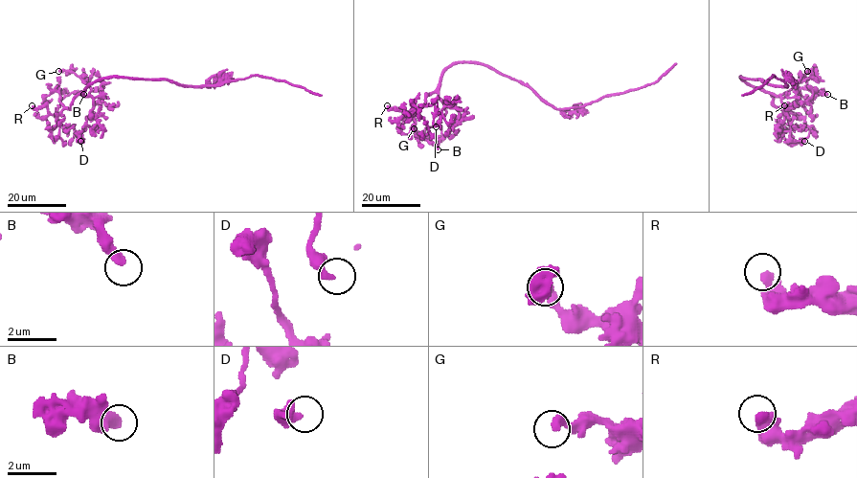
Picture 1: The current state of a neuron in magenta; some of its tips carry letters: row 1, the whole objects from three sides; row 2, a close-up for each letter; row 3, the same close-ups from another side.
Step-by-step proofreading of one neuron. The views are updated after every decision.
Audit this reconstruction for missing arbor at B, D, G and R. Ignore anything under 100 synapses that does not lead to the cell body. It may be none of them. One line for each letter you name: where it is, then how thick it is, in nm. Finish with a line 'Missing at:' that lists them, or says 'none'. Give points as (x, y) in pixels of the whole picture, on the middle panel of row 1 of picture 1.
Missing at: none

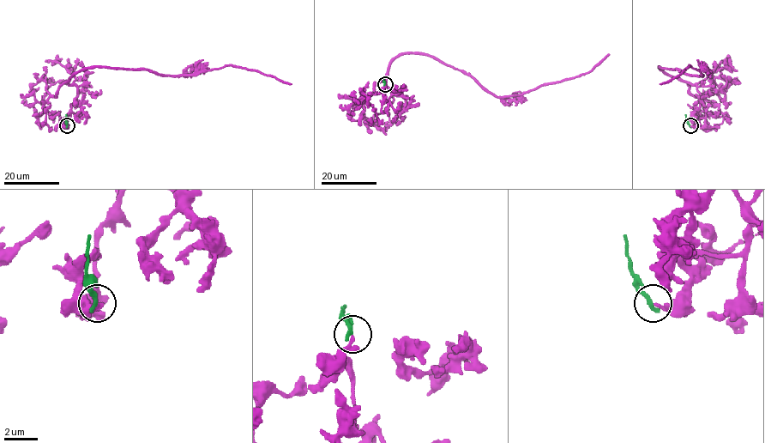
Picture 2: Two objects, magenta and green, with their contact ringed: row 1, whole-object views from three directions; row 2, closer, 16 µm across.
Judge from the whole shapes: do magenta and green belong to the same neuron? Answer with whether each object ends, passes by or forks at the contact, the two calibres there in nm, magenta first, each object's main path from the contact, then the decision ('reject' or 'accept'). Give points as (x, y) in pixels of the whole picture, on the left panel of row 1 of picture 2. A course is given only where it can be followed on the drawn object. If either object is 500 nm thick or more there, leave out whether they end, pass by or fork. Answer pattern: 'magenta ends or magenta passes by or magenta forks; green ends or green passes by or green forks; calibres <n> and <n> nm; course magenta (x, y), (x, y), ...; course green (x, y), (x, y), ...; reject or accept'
magenta ends; green ends; calibres 240 and 260 nm; course magenta (67, 126), (64, 119), (78, 94), (69, 80), (86, 68), (147, 69), (172, 75), (239, 66), (292, 83); course green (67, 126), (66, 114); reject

